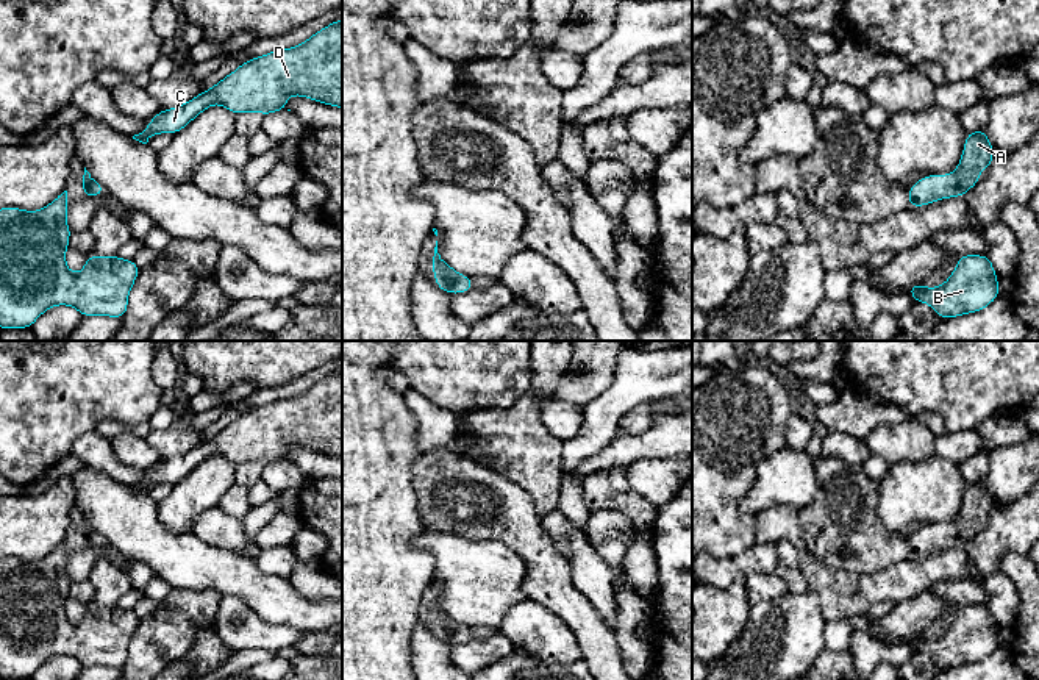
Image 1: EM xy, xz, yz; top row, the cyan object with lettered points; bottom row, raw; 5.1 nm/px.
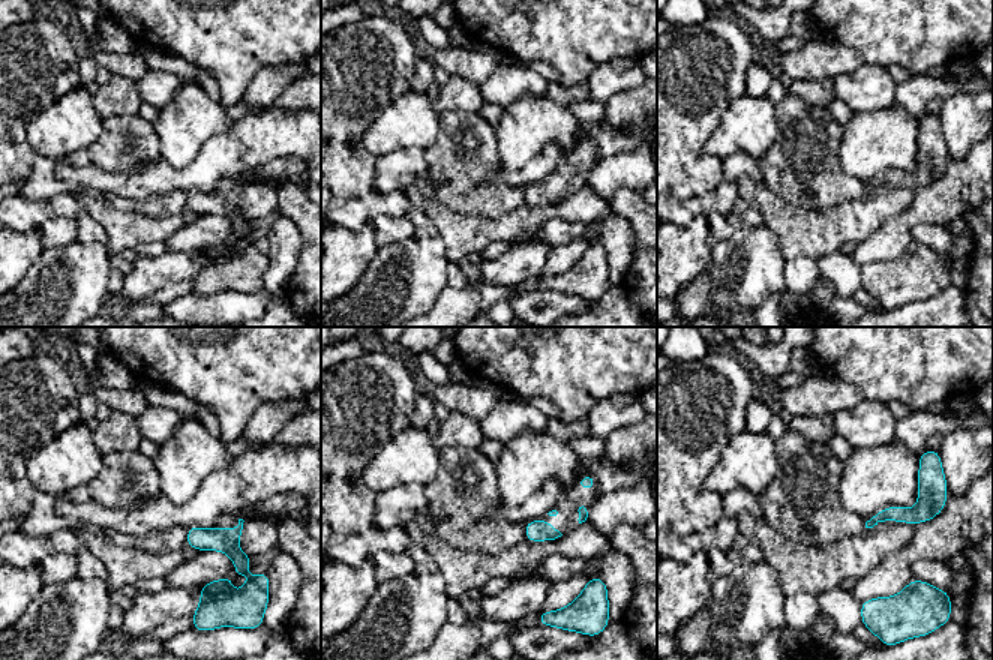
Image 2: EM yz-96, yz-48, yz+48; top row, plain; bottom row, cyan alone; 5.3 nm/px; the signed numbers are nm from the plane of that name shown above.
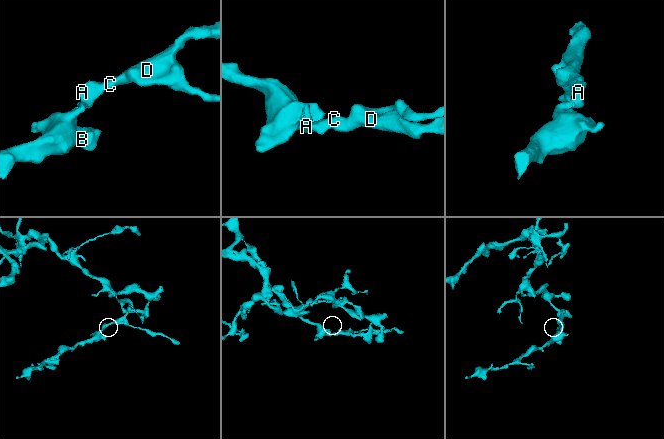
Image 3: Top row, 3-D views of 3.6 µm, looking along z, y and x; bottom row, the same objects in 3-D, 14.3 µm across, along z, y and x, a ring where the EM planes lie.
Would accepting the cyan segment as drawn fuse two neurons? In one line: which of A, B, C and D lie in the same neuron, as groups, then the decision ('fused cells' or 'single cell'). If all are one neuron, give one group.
groups A B C D; single cell

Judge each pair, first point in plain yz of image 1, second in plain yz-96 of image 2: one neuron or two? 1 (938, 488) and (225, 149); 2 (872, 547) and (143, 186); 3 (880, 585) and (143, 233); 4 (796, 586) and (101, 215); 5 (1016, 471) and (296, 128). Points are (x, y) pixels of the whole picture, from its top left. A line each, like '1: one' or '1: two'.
1: two
2: two
3: one
4: two
5: two

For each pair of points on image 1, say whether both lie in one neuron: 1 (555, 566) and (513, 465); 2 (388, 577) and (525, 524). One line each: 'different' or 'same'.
1: different
2: different

